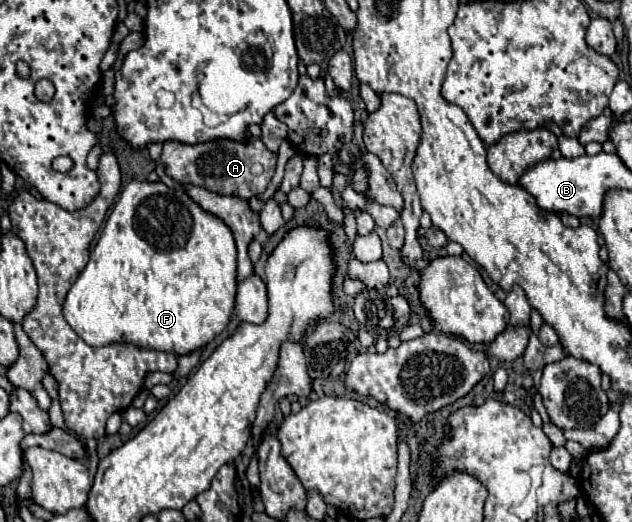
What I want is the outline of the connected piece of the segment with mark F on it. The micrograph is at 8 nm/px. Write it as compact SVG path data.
M131 181L121 191L89 263L69 289L63 315L91 347L131 343L139 349L189 355L211 343L227 327L235 291L237 249L229 227L219 217L203 211L189 195L179 195L179 191L169 189L161 181Z

